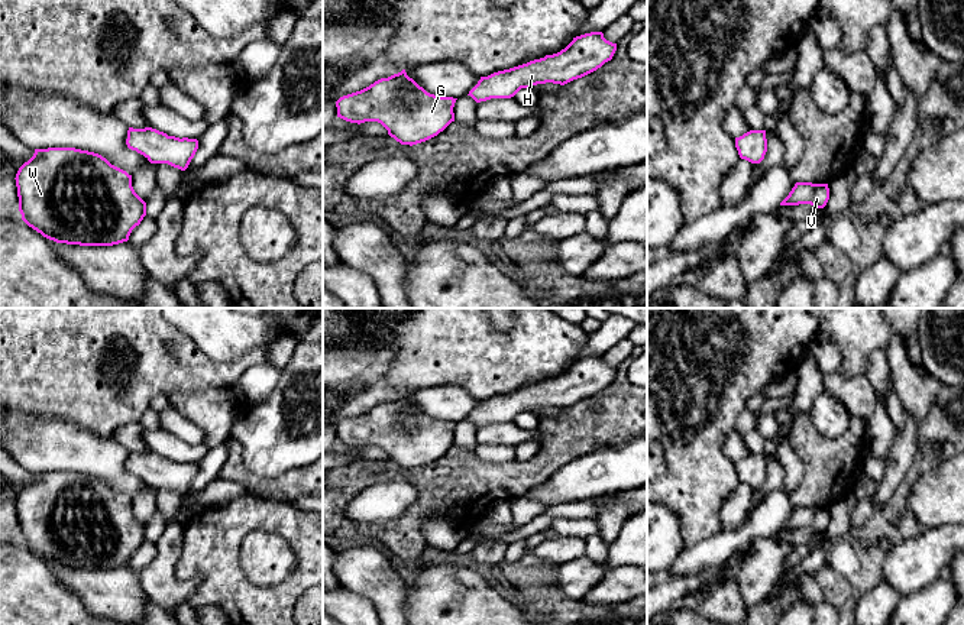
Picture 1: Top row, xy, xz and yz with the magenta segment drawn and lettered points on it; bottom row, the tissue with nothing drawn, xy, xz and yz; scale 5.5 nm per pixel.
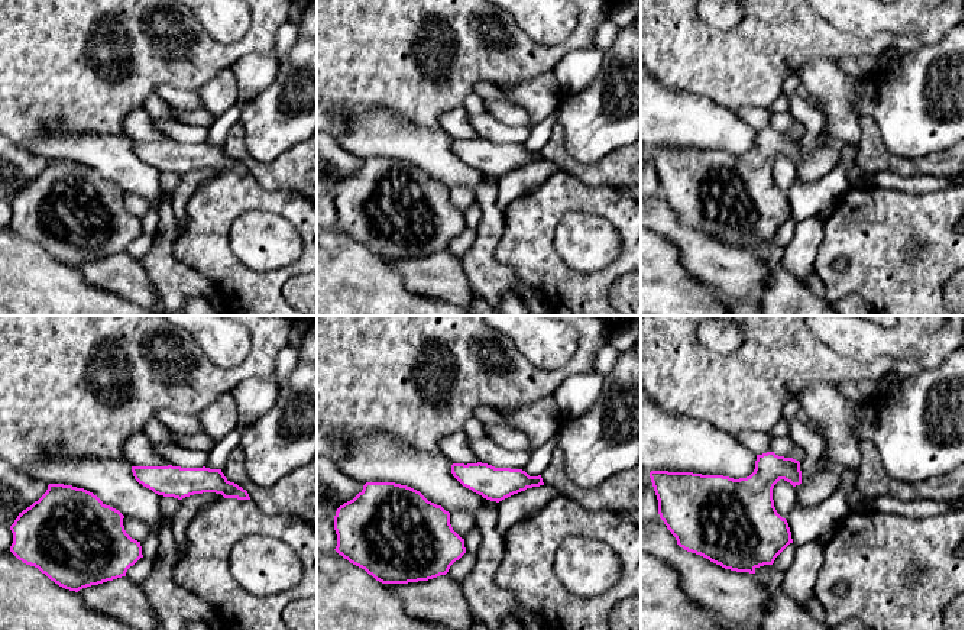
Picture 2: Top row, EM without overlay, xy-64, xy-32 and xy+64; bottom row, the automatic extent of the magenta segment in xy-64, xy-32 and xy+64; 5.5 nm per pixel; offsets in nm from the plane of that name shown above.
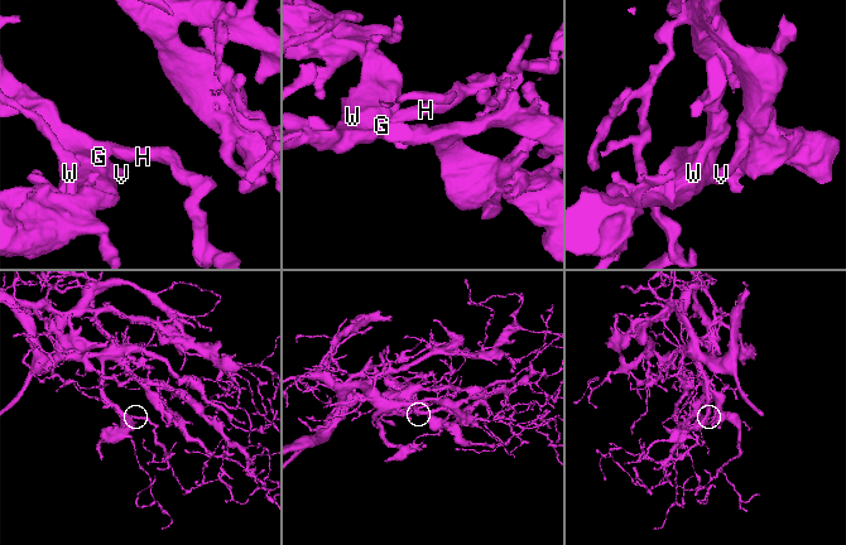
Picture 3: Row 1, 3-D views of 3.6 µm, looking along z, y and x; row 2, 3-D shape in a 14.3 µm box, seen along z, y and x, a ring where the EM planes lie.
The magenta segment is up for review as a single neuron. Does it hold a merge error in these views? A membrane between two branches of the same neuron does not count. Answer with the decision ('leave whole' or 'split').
leave whole

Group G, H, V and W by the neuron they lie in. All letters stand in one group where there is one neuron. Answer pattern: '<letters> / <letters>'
G H V W

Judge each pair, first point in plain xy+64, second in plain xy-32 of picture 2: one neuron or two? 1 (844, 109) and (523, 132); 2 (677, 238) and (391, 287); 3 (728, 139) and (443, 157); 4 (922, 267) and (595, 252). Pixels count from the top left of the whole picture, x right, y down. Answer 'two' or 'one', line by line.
1: two
2: two
3: one
4: two

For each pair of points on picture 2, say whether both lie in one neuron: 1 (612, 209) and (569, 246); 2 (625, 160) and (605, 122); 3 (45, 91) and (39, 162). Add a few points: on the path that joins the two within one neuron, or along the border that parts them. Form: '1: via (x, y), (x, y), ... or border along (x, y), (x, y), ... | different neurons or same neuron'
1: border along (569, 212), (601, 215), (621, 236) | different neurons
2: border along (625, 145), (589, 162) | different neurons
3: border along (15, 142), (26, 151) | different neurons

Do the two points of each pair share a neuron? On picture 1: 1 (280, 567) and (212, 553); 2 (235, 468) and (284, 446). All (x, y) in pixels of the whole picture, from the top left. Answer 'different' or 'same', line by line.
1: different
2: different

